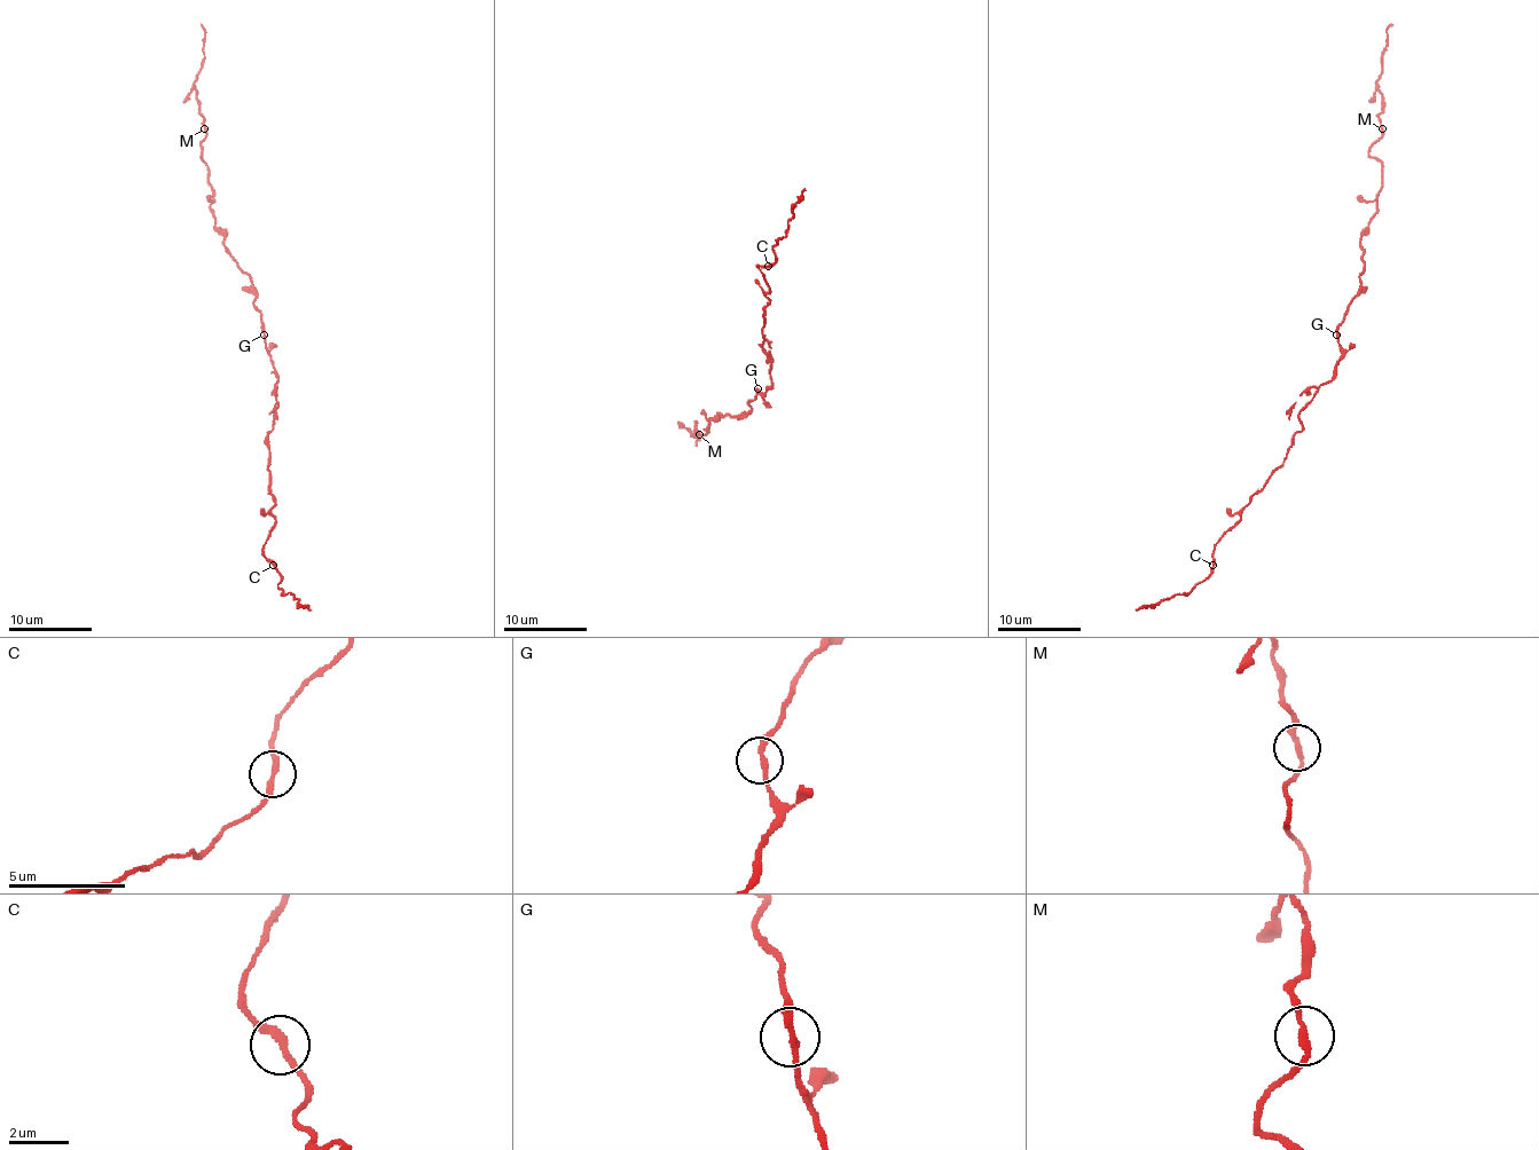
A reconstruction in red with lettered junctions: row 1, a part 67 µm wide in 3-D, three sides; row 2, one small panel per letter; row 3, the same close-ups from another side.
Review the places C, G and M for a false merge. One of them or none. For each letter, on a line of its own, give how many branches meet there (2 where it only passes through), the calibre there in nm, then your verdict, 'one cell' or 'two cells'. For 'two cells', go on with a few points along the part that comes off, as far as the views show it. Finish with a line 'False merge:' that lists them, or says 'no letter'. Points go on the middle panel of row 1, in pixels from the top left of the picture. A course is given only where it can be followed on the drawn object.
C: 2 branches meet; 240 nm thick; one cell
G: 2 branches meet; 240 nm thick; one cell
M: 2 branches meet; 200 nm thick; one cell
False merge: no letter

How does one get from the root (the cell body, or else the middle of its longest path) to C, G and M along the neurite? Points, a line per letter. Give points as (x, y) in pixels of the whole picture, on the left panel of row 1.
C: (267, 351), (277, 406), (267, 434), (276, 522), (264, 543), (264, 554), (274, 565)
G: (267, 351), (264, 335)
M: (267, 351), (251, 280), (224, 244), (224, 234), (211, 213), (213, 191), (201, 146), (204, 128)

